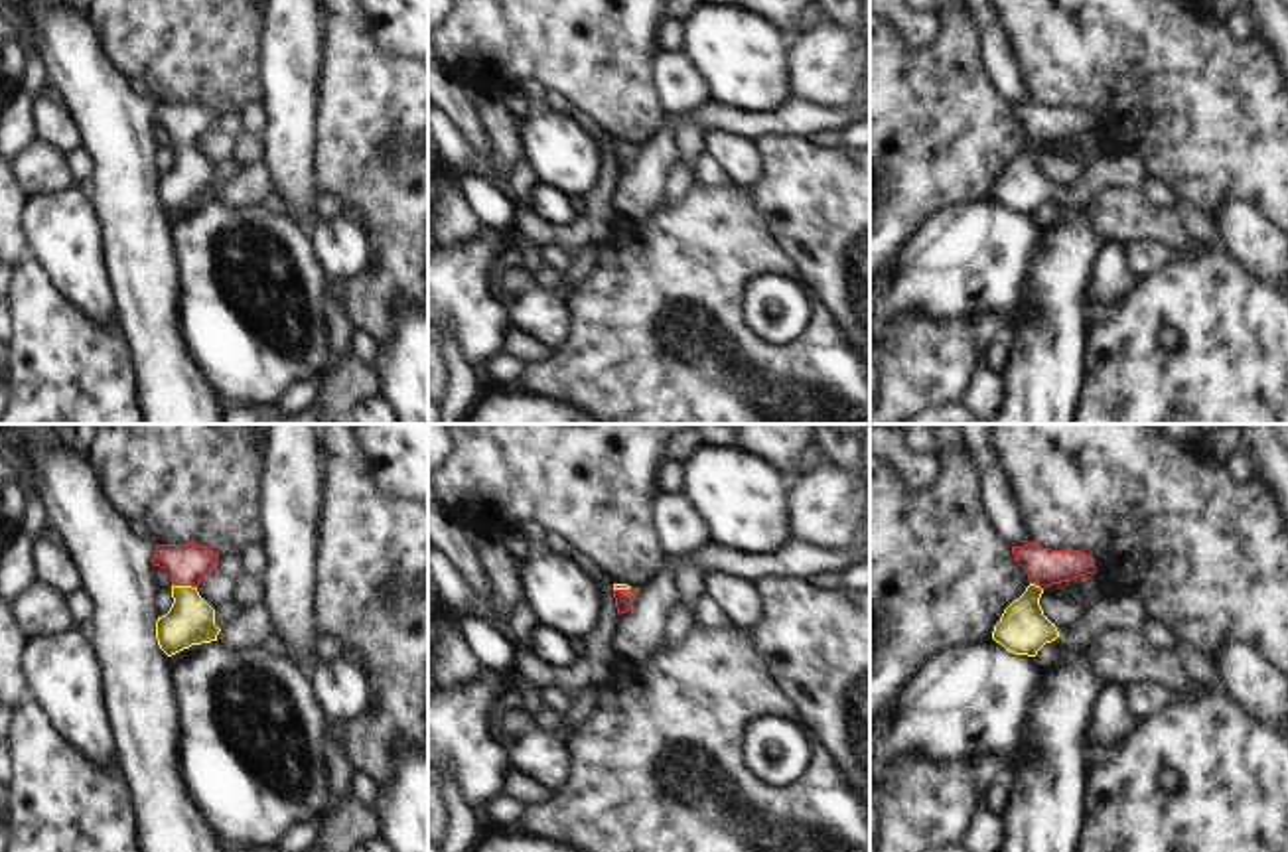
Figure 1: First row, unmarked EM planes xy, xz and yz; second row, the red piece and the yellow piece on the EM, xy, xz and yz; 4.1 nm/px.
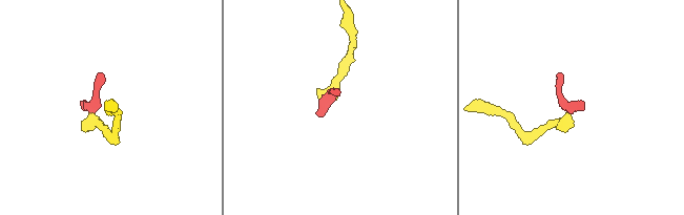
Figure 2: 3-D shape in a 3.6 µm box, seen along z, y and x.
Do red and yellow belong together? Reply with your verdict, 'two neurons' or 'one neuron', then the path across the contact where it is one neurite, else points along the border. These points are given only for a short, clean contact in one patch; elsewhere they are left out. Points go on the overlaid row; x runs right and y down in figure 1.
one neuron; way xy (184, 565), (184, 584), (190, 620)

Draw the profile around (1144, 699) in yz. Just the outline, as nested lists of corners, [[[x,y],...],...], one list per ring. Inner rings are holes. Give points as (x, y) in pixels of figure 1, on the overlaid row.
[[[1128,682],[1122,686],[1126,706],[1136,718],[1162,714],[1172,706],[1195,702],[1197,698],[1164,686],[1162,682]]]

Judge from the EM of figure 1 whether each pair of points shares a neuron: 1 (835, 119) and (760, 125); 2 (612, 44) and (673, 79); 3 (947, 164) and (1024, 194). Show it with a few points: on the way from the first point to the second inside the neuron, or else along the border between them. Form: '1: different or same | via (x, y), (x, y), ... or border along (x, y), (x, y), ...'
1: same | via (817, 119), (778, 123)
2: different | border along (659, 52), (653, 62), (651, 89), (665, 113)
3: different | border along (1024, 146), (1004, 168), (991, 196)

